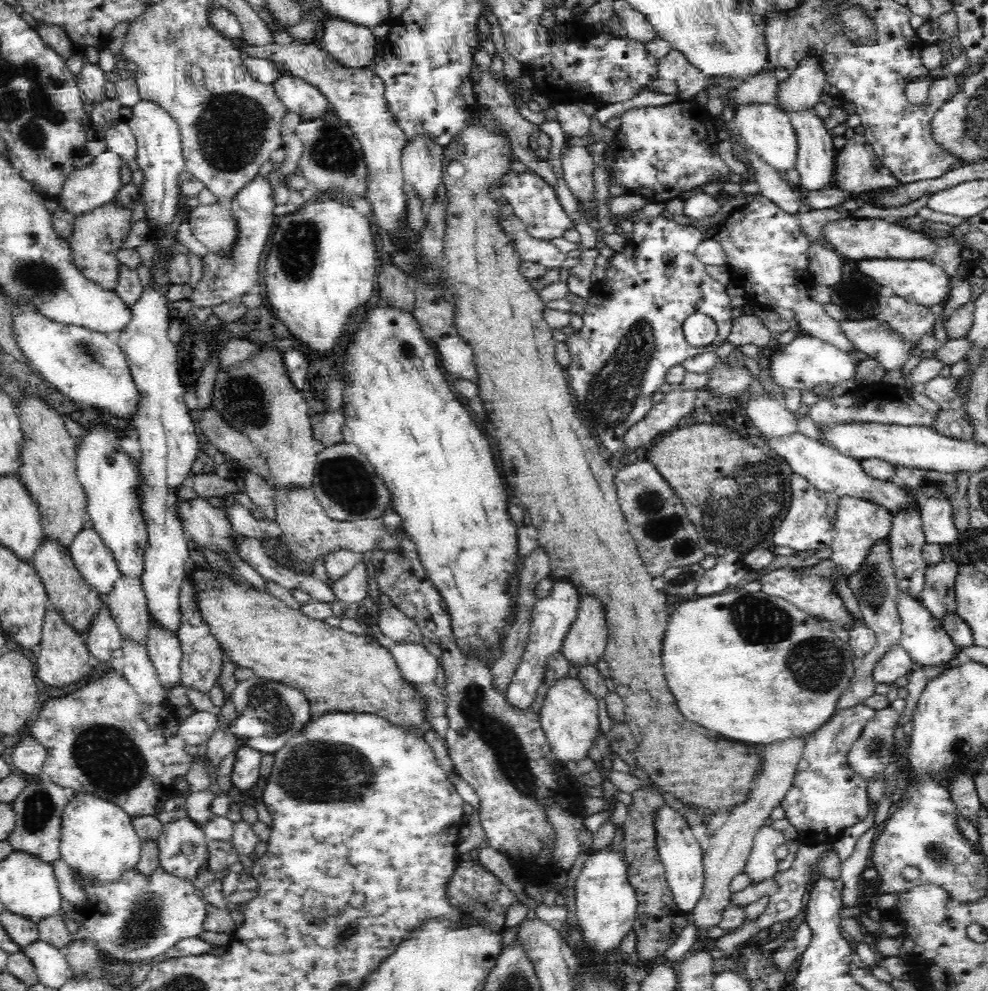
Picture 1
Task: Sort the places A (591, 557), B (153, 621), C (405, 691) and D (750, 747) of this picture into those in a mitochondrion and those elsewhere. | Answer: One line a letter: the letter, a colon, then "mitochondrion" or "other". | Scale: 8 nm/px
A: other
B: other
C: other
D: other

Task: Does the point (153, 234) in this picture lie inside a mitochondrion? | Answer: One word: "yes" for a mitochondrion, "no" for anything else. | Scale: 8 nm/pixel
no

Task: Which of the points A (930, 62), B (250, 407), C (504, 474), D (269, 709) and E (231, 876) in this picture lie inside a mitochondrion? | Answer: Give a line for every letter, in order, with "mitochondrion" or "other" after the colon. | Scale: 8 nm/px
A: other
B: mitochondrion
C: other
D: mitochondrion
E: other

